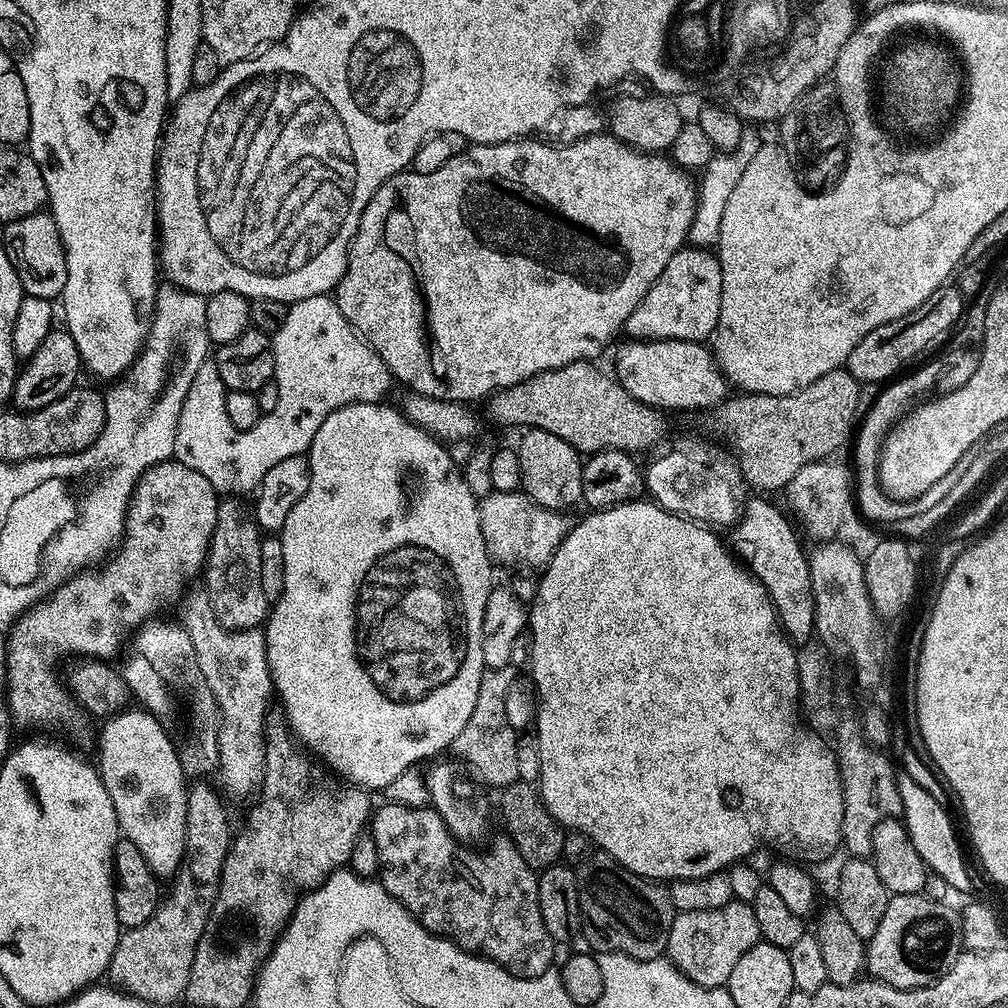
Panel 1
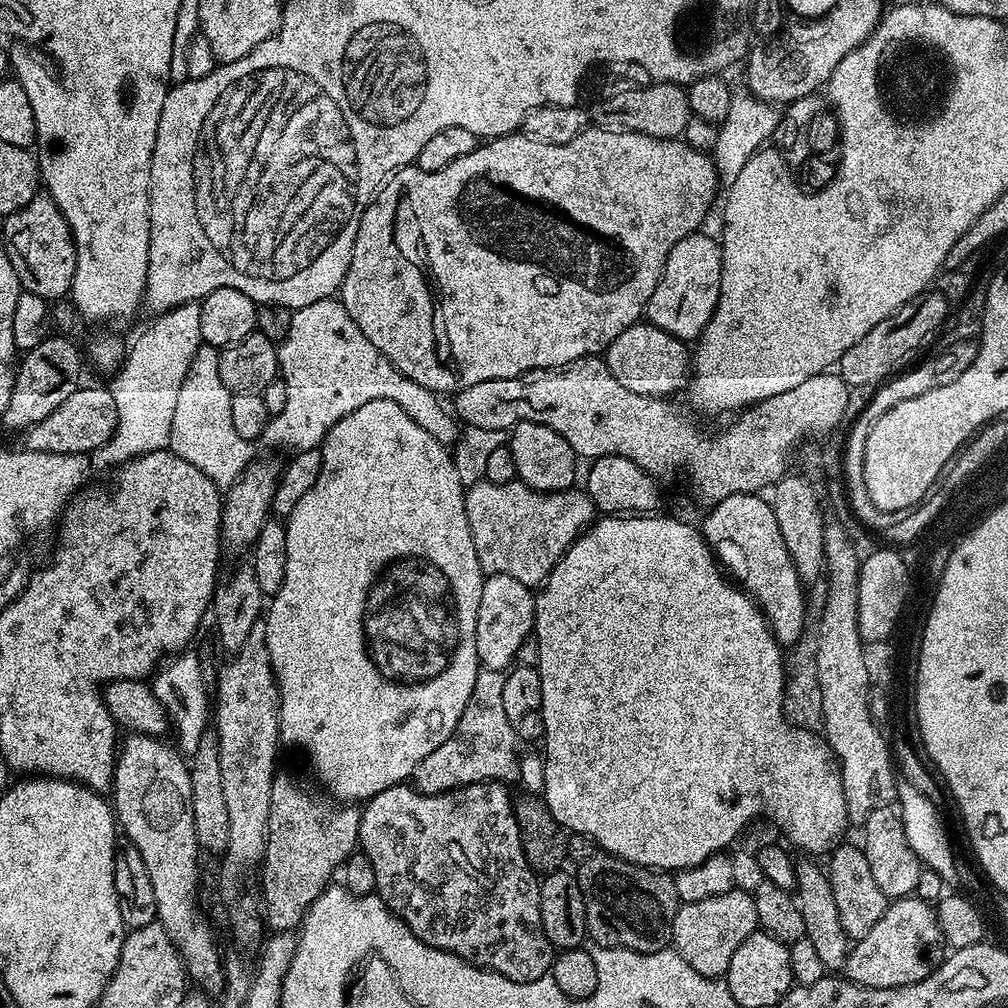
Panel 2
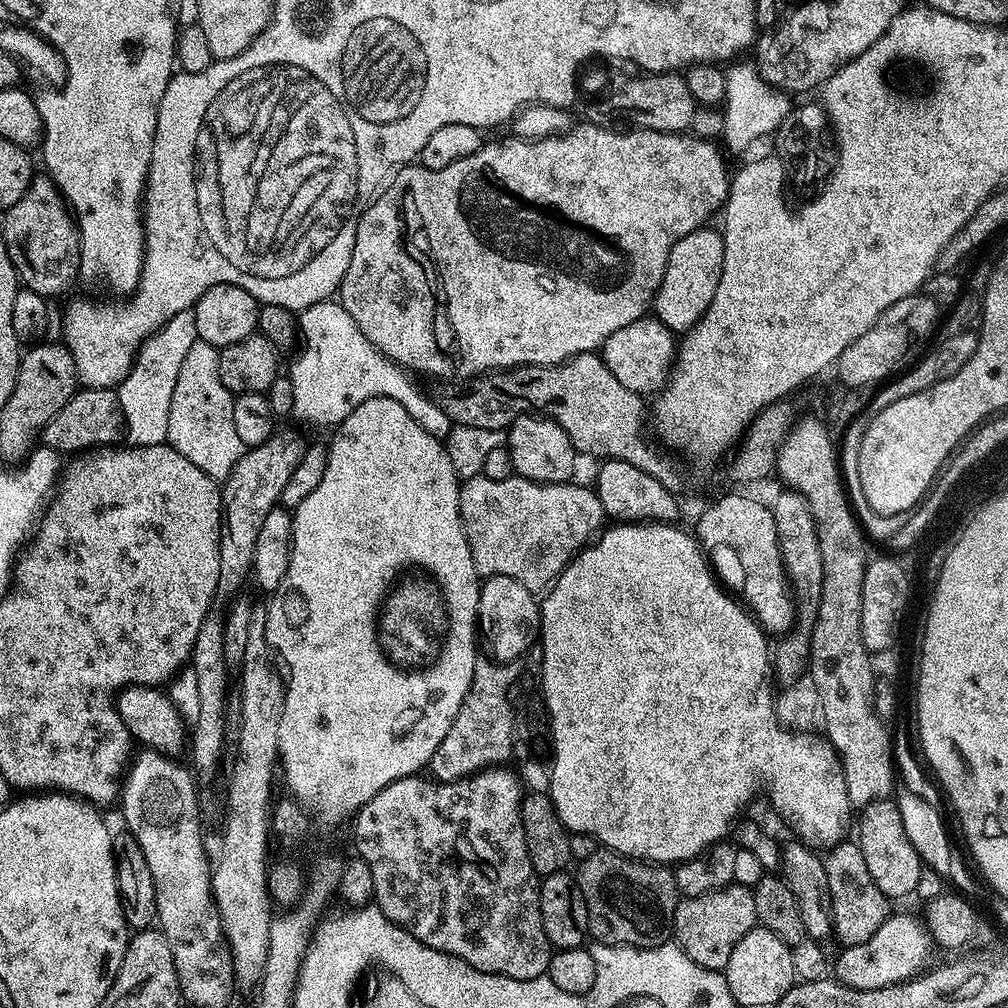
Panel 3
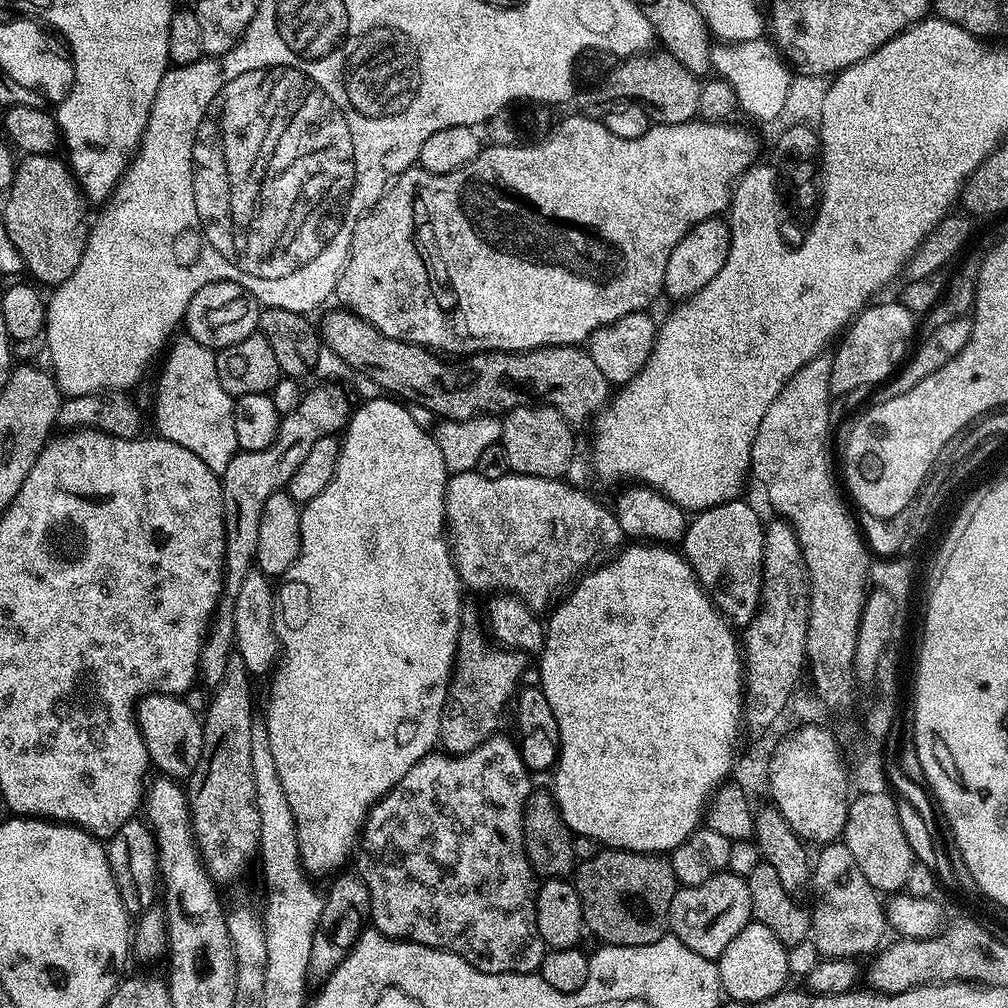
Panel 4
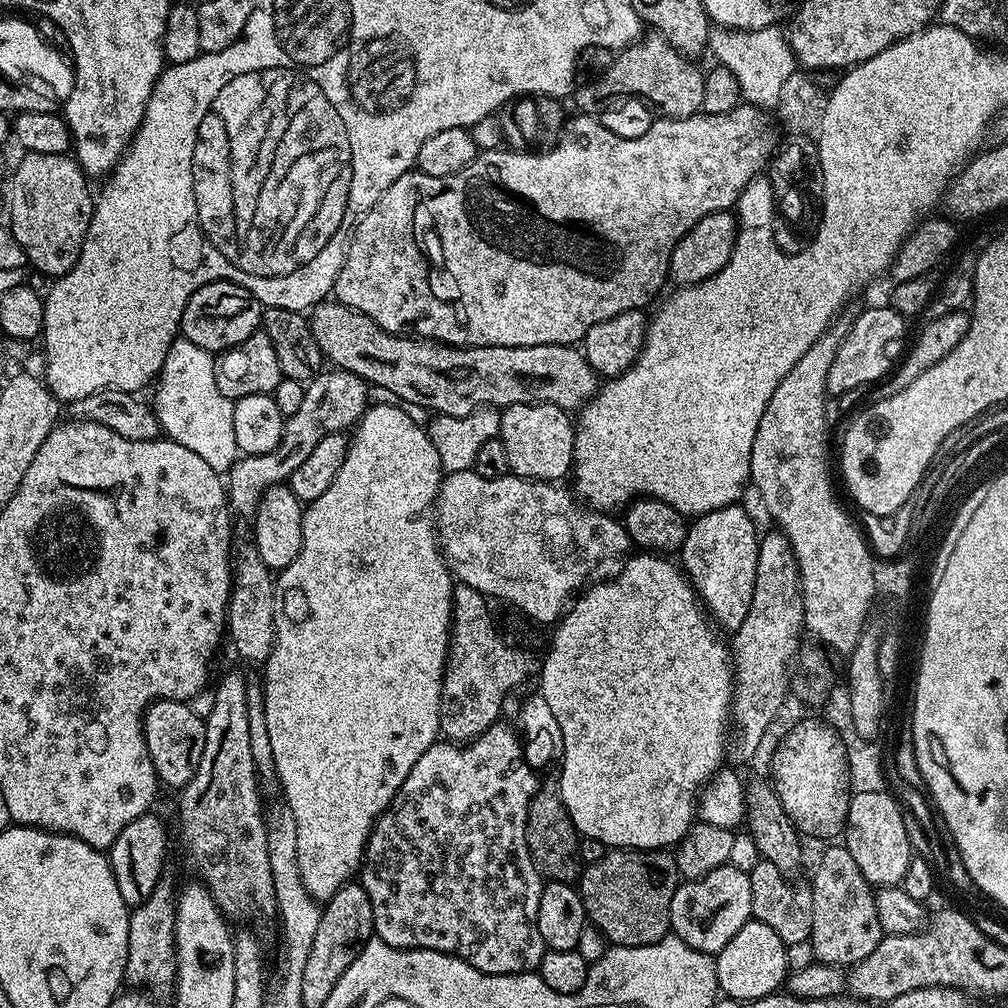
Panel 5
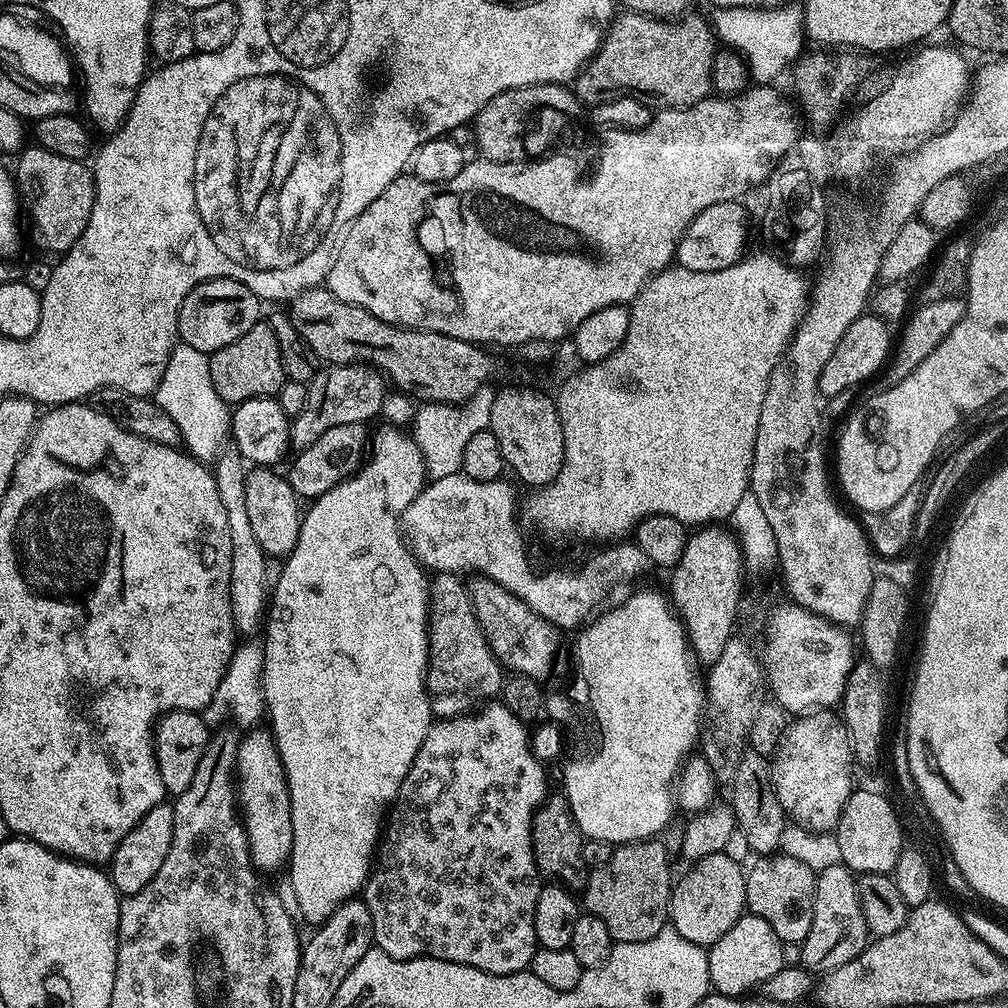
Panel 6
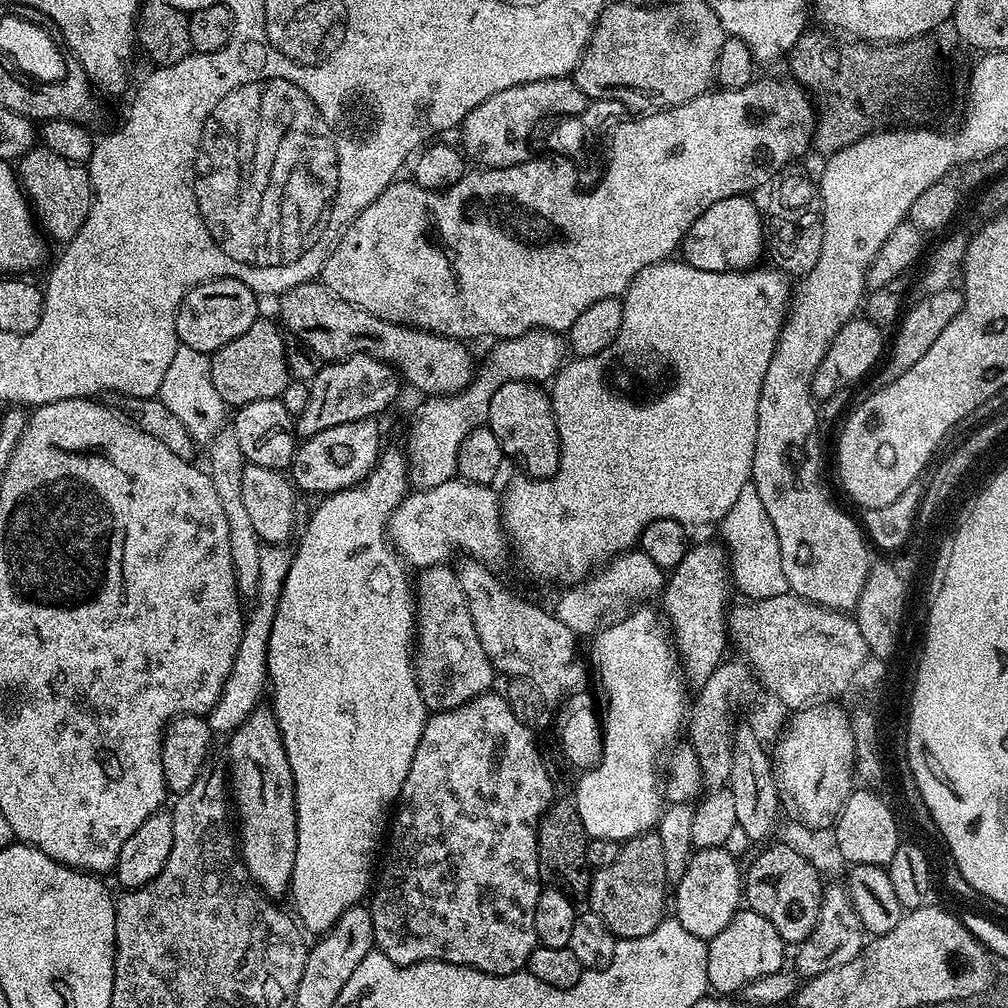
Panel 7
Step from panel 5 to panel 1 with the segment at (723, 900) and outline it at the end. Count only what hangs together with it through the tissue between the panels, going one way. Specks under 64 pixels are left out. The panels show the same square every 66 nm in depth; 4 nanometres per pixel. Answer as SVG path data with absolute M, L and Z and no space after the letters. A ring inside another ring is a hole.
M733 899L716 910L690 910L677 912L668 935L667 959L679 972L703 988L723 988L738 958L746 954L762 937L758 930L758 918L754 918L751 903Z

